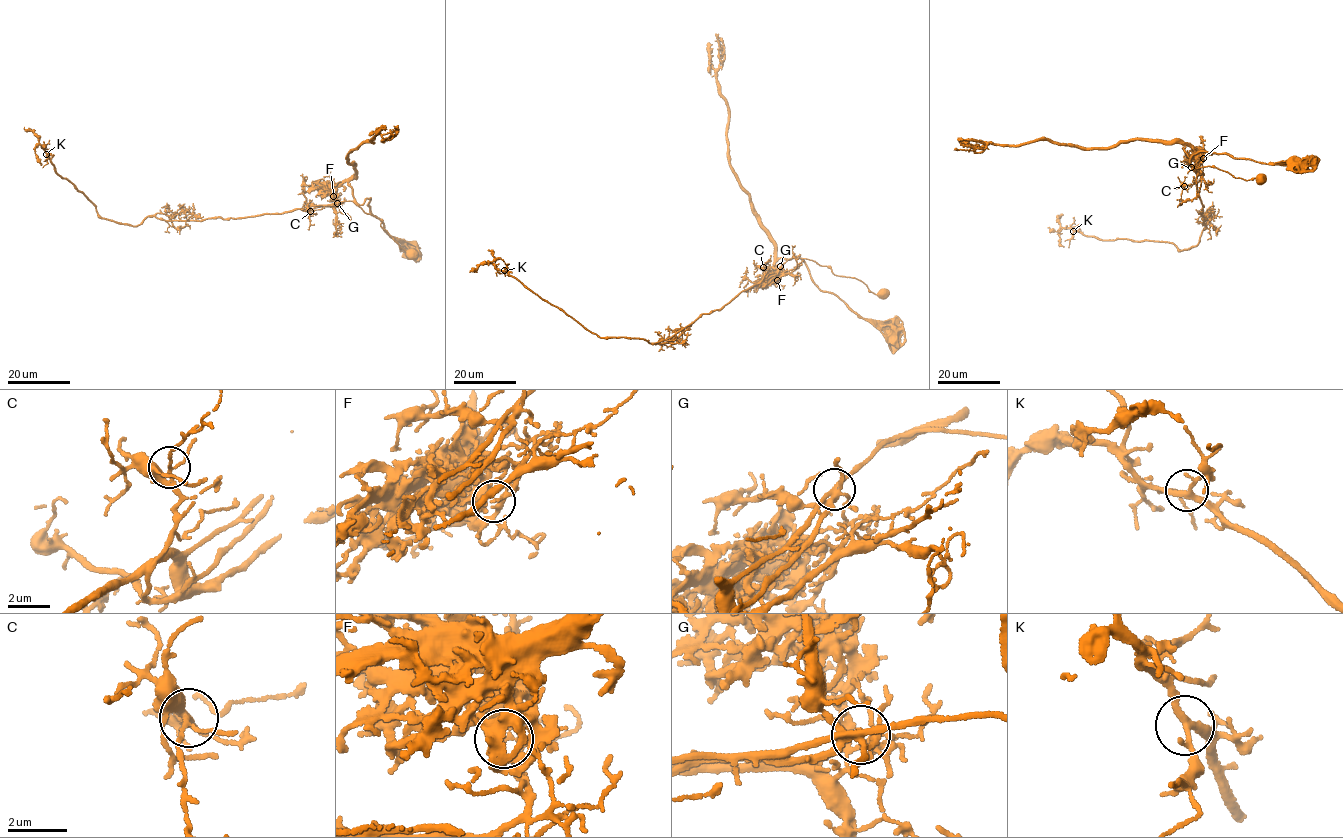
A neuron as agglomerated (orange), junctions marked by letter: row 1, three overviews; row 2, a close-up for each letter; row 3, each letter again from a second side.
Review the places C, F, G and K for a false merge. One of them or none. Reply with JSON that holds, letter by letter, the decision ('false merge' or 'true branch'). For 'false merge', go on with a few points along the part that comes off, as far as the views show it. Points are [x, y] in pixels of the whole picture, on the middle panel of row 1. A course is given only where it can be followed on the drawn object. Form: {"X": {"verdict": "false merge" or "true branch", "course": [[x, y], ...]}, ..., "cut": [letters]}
{"C": {"verdict": "true branch"}, "F": {"verdict": "false merge", "course": [[777, 280], [781, 275], [741, 291], [655, 343], [602, 337], [489, 263], [469, 272]]}, "G": {"verdict": "true branch"}, "K": {"verdict": "true branch"}, "cut": ["F"]}

